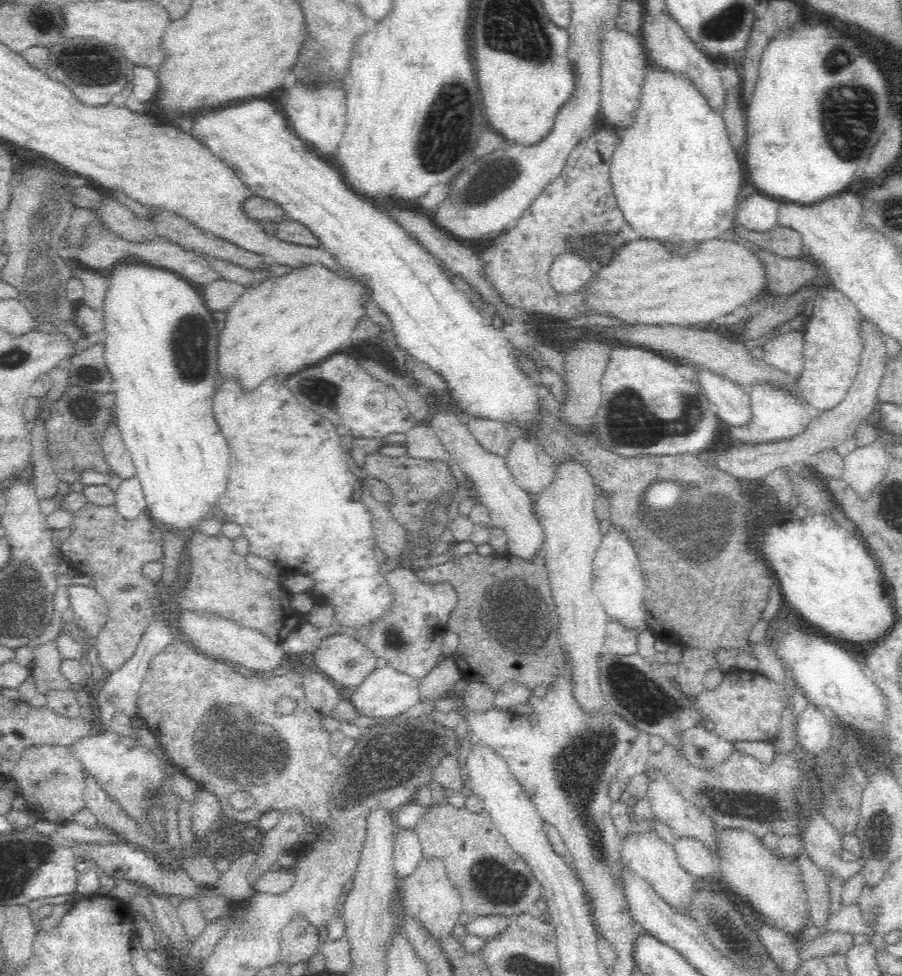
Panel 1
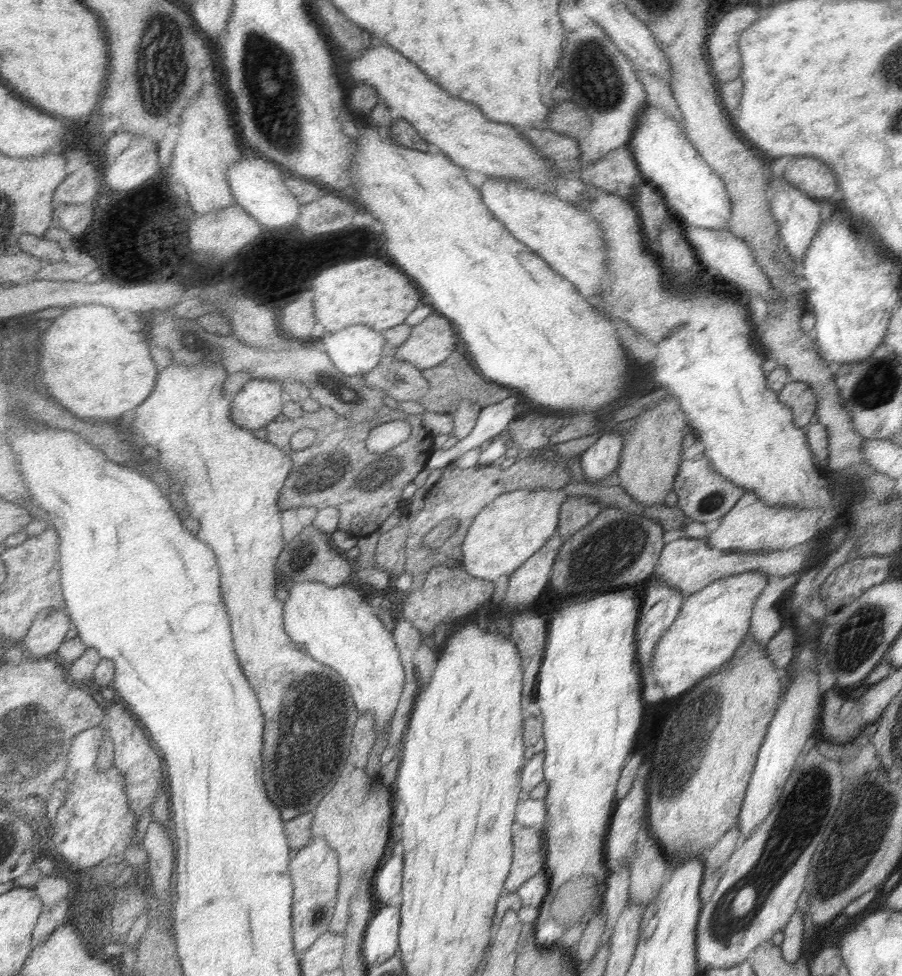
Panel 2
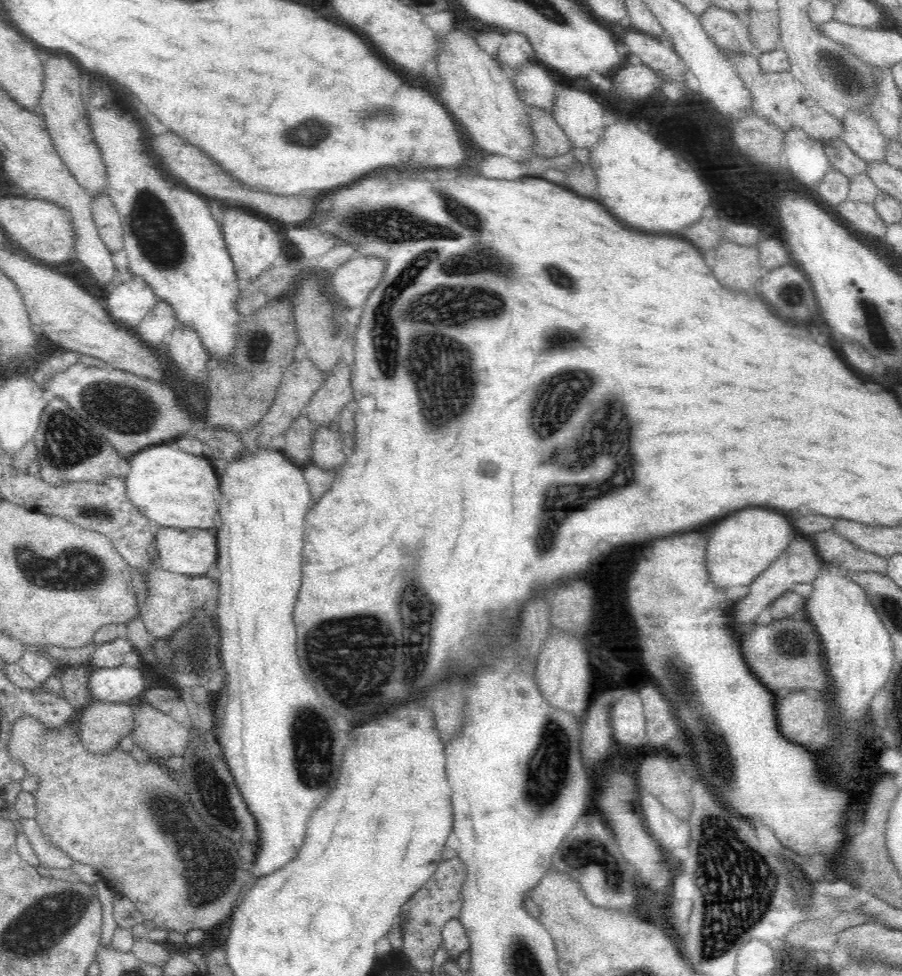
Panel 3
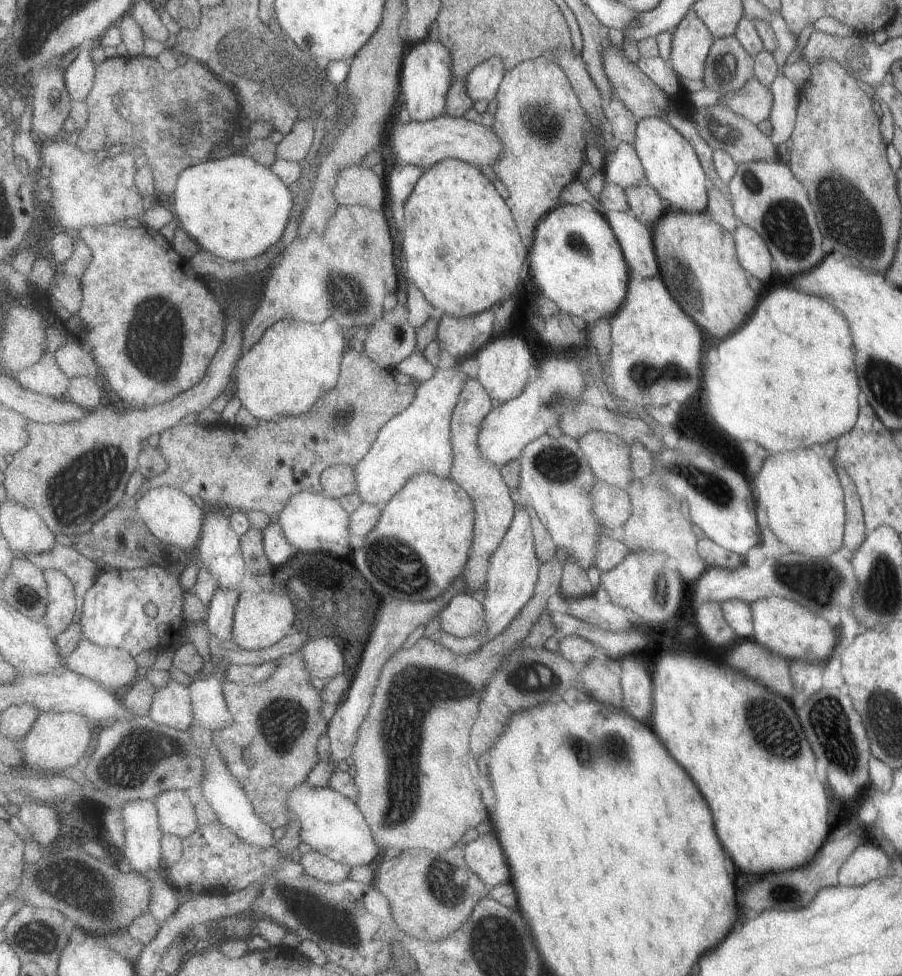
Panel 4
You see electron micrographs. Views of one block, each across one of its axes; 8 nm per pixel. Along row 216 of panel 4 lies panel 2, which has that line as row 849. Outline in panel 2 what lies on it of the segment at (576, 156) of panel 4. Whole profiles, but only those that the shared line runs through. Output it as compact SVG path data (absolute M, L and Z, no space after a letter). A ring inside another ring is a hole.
M517 828L513 846L515 846L515 862L513 862L513 872L509 874L507 880L507 892L515 894L519 892L533 876L545 872L547 856L545 856L545 844L547 838L541 830L531 830L531 828Z

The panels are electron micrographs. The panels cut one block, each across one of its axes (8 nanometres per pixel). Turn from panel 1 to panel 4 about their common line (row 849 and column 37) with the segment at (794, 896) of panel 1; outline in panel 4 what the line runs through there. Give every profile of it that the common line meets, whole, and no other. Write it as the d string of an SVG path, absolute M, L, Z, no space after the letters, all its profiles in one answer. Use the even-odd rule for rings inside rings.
M43 712L25 740L27 766L37 770L41 768L47 774L53 770L69 770L73 766L79 766L81 758L89 754L89 746L93 740L91 728L93 720L89 720L87 716L75 712Z

